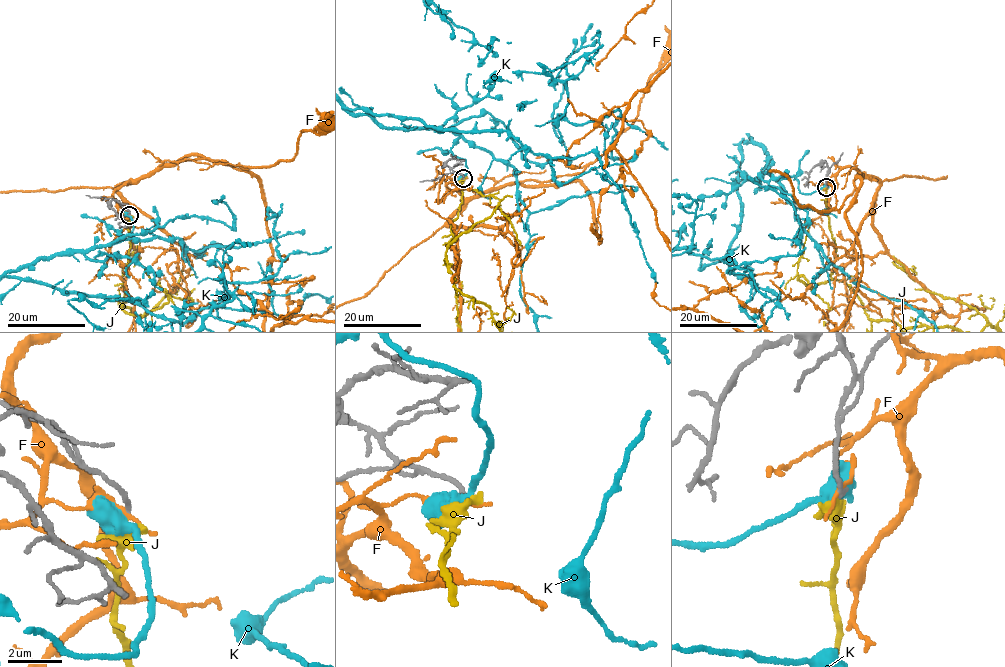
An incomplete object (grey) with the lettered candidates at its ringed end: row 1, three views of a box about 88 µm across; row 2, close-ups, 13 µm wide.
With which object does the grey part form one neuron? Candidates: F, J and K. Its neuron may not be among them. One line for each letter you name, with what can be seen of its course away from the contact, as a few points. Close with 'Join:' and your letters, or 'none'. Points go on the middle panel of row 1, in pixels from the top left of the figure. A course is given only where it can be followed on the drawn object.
Join: J

